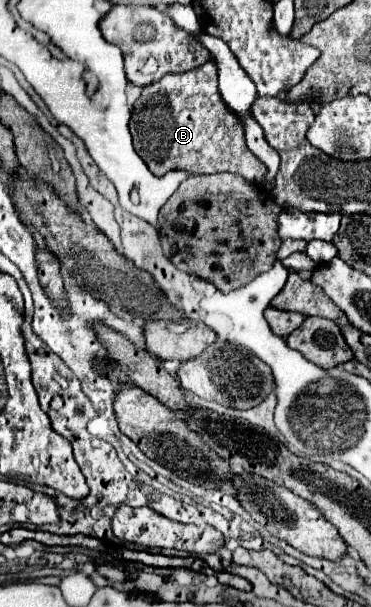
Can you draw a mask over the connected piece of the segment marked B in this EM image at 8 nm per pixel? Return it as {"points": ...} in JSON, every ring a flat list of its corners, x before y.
{"points":[[208,61,206,65,180,75,164,75,160,81,142,87,140,97,134,103,134,113,130,117,130,133,134,141,136,153,148,165,154,175,164,175,174,169,182,169,186,173,236,173,252,183,262,183,266,173,266,165,250,153,244,141,244,129,240,121,226,109,218,93,218,73,216,63]]}

